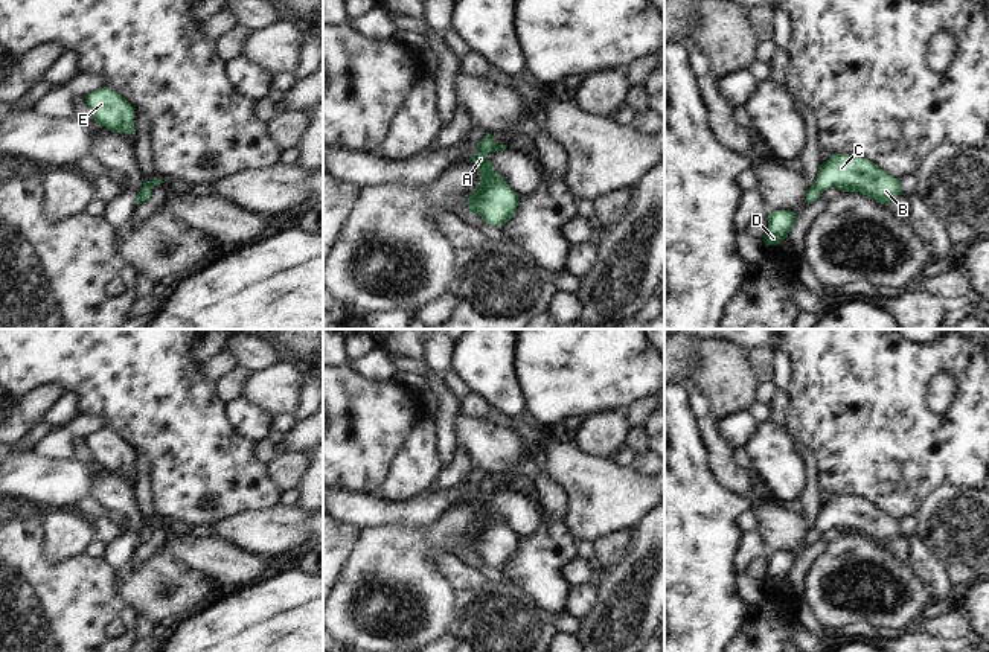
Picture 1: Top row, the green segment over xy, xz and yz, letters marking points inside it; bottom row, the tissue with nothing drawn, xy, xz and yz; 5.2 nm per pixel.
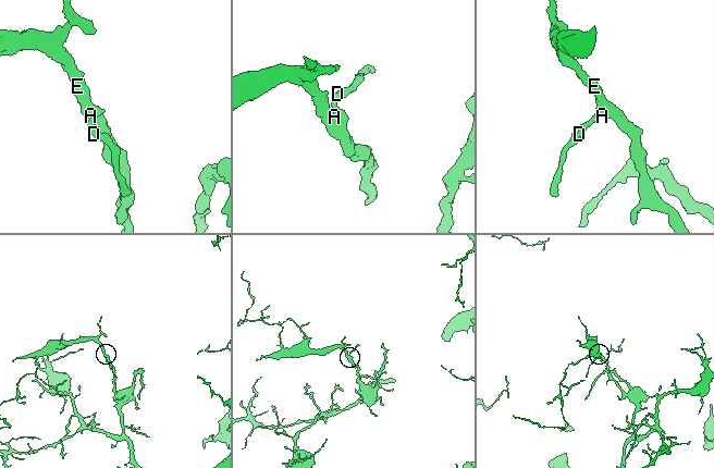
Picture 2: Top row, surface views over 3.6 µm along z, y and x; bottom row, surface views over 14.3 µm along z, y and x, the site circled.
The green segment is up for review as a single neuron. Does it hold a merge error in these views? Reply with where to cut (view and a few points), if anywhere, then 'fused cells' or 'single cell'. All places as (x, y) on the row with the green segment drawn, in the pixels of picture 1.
no cut; single cell

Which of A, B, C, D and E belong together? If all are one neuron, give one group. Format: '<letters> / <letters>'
A B C D E

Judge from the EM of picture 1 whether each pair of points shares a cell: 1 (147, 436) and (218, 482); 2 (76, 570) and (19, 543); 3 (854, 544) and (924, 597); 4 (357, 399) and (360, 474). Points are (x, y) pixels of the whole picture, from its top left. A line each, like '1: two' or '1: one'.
1: one
2: one
3: one
4: one

